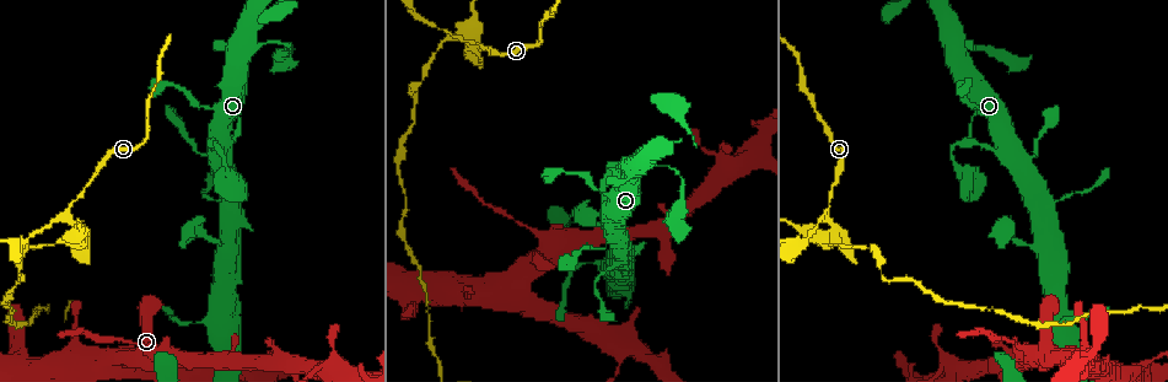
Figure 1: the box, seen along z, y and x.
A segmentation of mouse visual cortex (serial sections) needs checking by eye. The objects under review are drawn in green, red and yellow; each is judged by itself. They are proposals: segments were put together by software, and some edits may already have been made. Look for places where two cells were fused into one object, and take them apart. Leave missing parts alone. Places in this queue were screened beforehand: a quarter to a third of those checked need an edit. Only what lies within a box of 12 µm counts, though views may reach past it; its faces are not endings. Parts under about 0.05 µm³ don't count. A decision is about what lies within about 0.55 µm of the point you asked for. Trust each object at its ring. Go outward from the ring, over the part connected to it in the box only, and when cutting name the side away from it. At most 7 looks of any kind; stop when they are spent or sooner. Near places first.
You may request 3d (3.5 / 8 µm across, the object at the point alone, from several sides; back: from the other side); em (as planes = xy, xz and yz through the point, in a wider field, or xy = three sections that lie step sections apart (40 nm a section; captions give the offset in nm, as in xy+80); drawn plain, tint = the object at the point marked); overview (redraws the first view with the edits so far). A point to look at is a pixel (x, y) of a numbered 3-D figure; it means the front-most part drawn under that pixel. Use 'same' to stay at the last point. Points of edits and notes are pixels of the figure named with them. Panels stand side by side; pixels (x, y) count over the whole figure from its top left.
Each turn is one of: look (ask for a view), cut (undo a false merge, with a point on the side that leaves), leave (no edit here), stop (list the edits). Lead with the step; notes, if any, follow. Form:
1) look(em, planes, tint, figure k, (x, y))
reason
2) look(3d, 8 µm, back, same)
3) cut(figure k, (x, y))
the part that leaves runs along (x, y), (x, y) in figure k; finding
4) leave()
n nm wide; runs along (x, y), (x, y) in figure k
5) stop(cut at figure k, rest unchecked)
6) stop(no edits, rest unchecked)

look(3d, 3.5 µm, figure 1, (1002, 152))
four arms meet

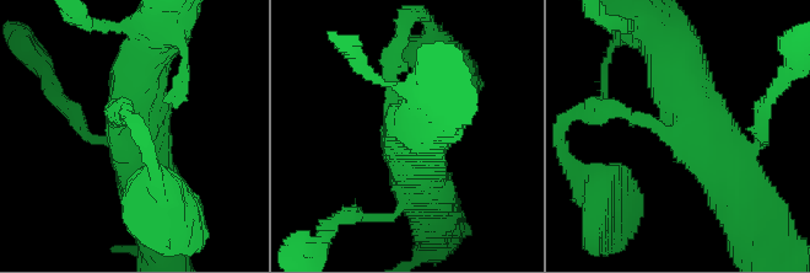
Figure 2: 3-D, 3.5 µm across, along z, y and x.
leave()
arms of 150, 200, 600, 700 nm; all the same cell

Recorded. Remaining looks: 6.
look(3d, 3.5 µm, figure 1, (1015, 342))

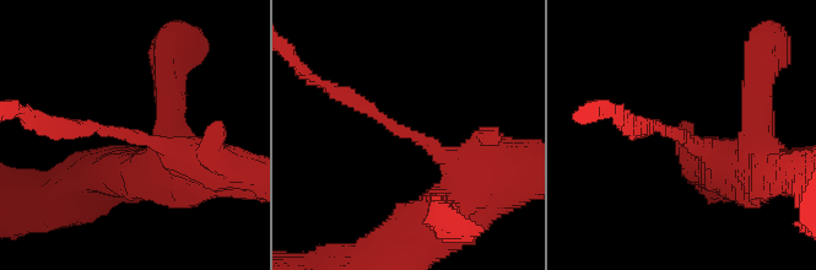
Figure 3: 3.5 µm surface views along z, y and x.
look(em, xy, step 5, plain, figure 3, (683, 135))
arms of 150, 450 nm; shape alone is not enough

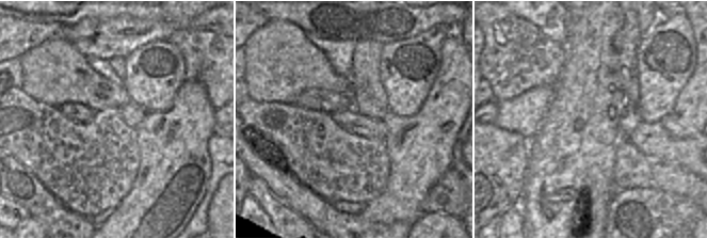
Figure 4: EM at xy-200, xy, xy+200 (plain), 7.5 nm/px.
look(em, xy, step 5, tint, same)

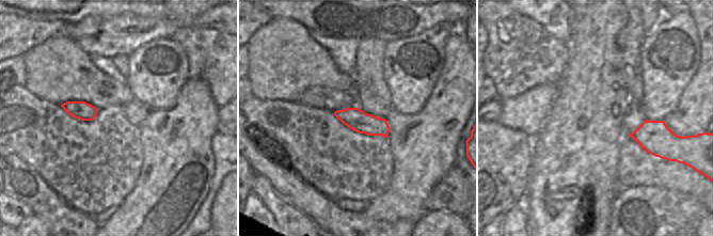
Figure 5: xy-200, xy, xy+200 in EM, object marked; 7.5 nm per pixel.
cut(figure 3, (361, 107))
160 nm wide; the part that leaves runs along (396, 128), (355, 97), (306, 75) in figure 3; a second cell is stuck on

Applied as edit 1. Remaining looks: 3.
look(3d, 3.5 µm, figure 1, (1086, 345))
thick turns thin

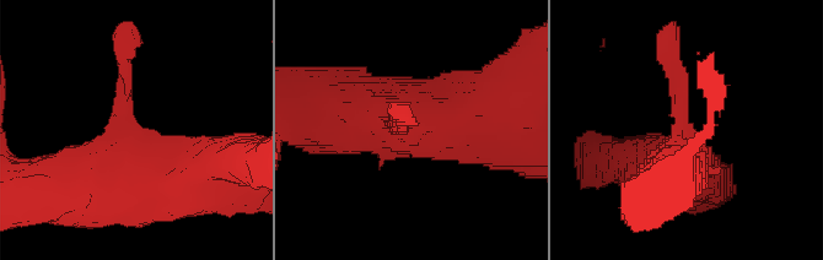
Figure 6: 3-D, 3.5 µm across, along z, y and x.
look(em, xy, step 1, tint, figure 6, (683, 134))

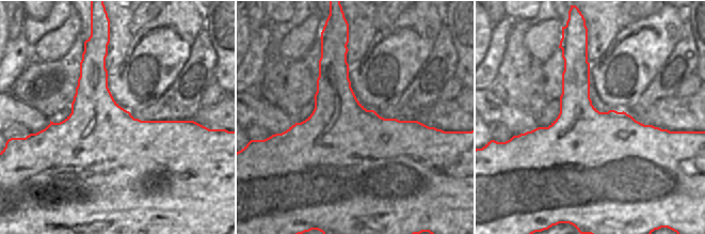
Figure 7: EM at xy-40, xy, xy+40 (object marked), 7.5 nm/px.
leave()
runs along (183, 171), (134, 171), (123, 54) in figure 6; continuous, no second cell

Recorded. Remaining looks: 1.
stop(cut at figure 3, rest unchecked)

